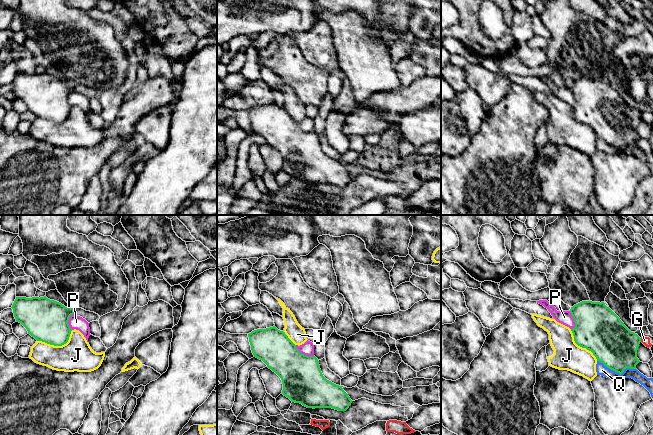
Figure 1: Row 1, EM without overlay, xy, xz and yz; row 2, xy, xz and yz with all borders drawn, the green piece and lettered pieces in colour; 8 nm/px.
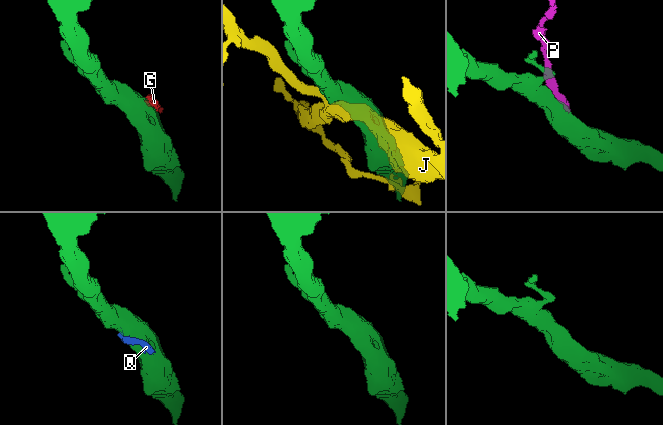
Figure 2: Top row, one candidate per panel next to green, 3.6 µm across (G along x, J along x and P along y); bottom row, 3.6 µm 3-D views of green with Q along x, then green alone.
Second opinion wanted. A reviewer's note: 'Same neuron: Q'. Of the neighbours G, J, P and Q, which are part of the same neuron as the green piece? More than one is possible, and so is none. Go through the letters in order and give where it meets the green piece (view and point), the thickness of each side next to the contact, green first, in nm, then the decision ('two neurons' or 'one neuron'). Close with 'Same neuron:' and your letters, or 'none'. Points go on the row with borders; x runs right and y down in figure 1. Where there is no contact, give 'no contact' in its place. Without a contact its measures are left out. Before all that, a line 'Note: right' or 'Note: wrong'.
Note: wrong
G: yz (640, 340) | 360/60 nm | two neurons
J: xy (57, 345) | 340/260 nm | two neurons
P: xz (303, 354) | 340/100 nm | two neurons
Q: yz (616, 371) | 360/90 nm | two neurons
Same neuron: none

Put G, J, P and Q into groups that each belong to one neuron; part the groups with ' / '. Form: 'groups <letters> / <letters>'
groups G / J / P Q

